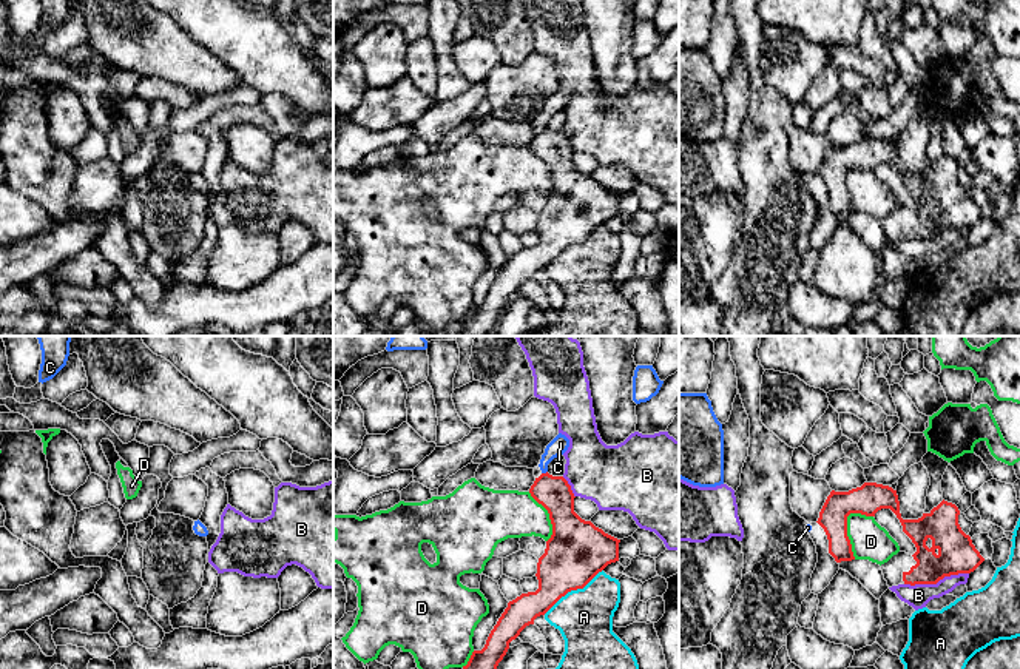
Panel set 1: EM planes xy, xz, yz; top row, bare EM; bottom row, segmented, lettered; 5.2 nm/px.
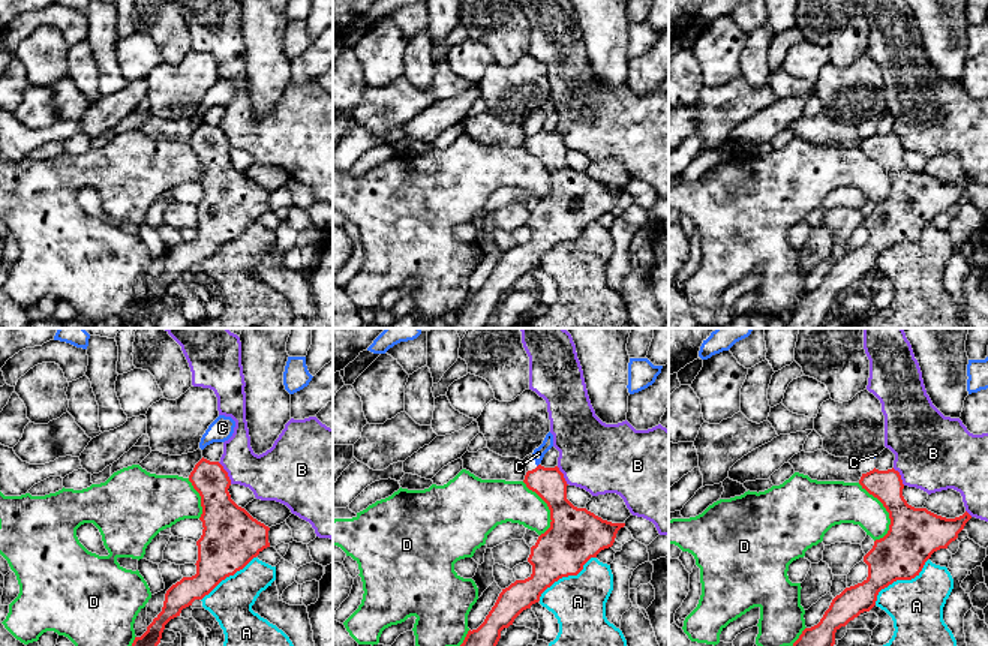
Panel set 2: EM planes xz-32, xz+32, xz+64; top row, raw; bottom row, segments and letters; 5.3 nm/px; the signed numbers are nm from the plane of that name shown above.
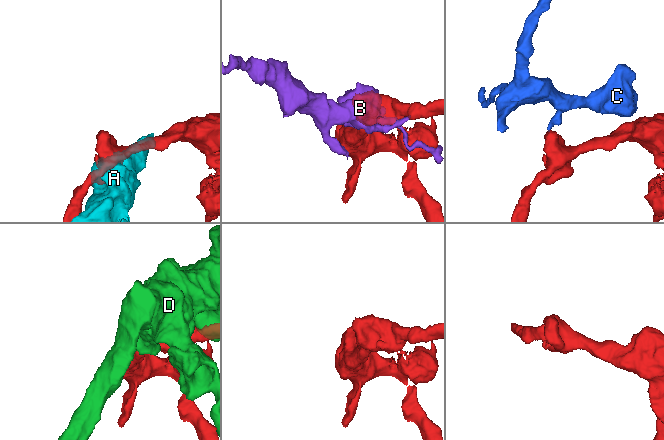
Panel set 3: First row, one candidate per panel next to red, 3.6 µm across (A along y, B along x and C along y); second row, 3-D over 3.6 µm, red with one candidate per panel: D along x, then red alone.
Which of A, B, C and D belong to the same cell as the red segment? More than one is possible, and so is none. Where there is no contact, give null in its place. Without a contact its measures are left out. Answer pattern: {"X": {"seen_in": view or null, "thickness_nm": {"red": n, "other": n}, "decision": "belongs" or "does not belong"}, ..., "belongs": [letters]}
{"A": {"seen_in": "xz", "thickness_nm": {"red": 320, "other": 300}, "decision": "does not belong"}, "B": {"seen_in": "yz", "thickness_nm": {"red": 200, "other": 120}, "decision": "does not belong"}, "C": {"seen_in": "xz", "thickness_nm": {"red": 180, "other": 90}, "decision": "does not belong"}, "D": {"seen_in": "yz", "thickness_nm": {"red": 160, "other": 190}, "decision": "does not belong"}, "belongs": []}

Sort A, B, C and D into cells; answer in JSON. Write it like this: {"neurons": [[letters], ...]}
{"neurons": [["A"], ["B"], ["C"], ["D"]]}

